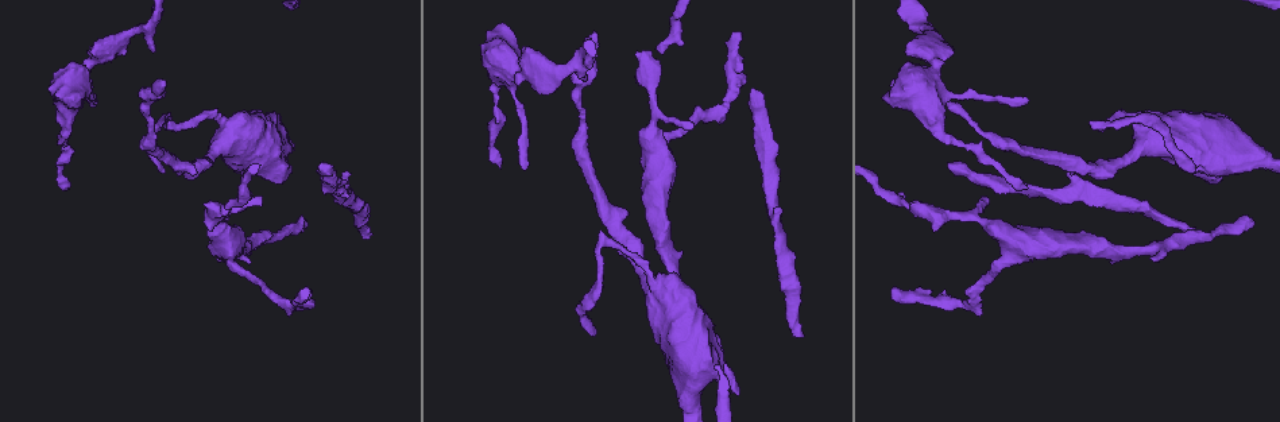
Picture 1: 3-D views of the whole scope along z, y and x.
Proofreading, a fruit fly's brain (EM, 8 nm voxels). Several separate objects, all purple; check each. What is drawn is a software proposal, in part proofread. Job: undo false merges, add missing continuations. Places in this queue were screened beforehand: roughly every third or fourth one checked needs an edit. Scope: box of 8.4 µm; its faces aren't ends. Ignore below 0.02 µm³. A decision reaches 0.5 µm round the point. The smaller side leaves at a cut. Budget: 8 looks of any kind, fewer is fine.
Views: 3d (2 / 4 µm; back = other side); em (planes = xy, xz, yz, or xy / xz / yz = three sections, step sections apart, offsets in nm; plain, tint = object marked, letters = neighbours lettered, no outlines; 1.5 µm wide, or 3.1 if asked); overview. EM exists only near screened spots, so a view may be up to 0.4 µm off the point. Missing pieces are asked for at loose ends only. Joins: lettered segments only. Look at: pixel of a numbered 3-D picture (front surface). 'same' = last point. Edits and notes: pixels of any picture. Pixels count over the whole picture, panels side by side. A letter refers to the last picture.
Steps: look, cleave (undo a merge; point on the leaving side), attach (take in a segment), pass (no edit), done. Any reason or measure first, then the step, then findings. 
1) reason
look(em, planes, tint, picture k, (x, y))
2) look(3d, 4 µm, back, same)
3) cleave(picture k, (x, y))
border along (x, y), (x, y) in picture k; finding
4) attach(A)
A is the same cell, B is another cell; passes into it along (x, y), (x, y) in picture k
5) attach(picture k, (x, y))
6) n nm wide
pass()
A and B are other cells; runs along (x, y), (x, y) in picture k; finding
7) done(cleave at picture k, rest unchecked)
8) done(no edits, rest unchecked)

free end
look(3d, 4 µm, picture 1, (668, 275))

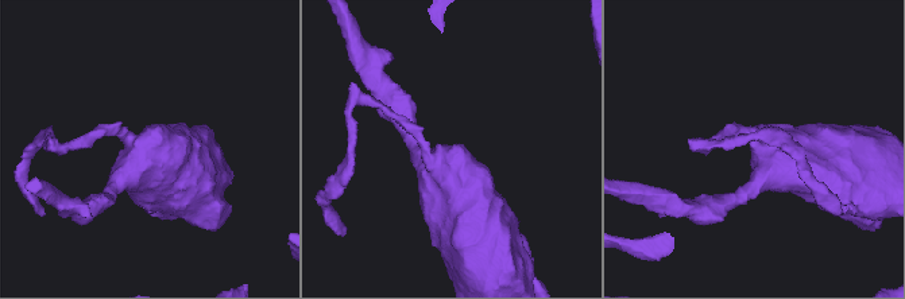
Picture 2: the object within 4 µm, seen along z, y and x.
now the EM
look(em, planes, plain, picture 2, (152, 130))

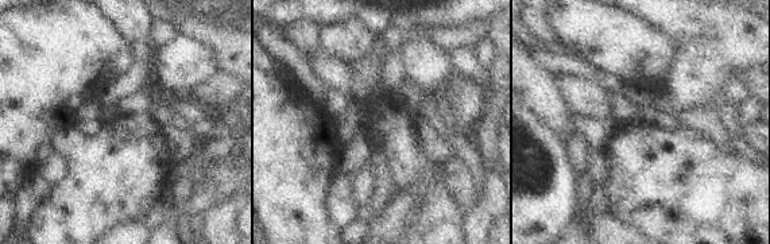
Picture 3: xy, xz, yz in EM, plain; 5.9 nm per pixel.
look(em, planes, letters, same)

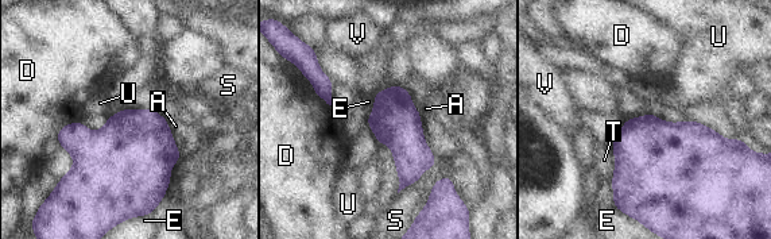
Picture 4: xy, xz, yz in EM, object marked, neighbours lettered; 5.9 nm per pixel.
pass()
A, D, E, S, T, U and V are other cells; border along (651, 111), (627, 119) in picture 4; no lettered segment goes on from it

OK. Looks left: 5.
an open end
look(3d, 4 µm, picture 1, (798, 336))

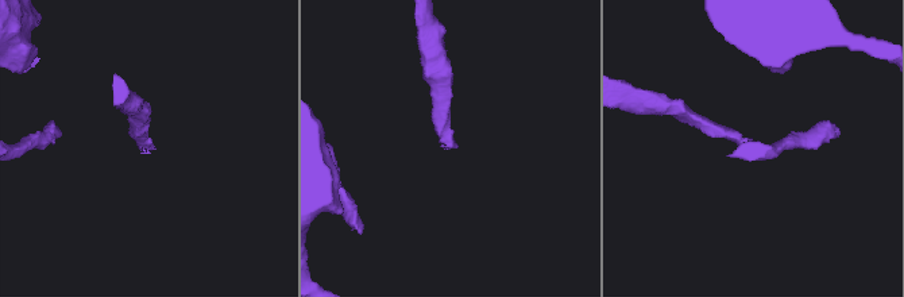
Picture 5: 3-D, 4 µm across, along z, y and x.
look(em, planes, letters, picture 5, (451, 147))

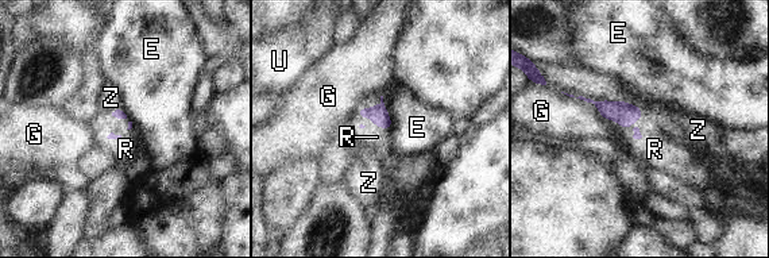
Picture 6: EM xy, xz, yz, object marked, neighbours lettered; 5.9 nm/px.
attach(R)
R is the same cell, E, G, U and Z are other cells; passes into it along (621, 111), (628, 128), (654, 149) in picture 6; it goes on there

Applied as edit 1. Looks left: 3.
long arm stops here
look(em, yz, step 4, tint, picture 1, (594, 31))

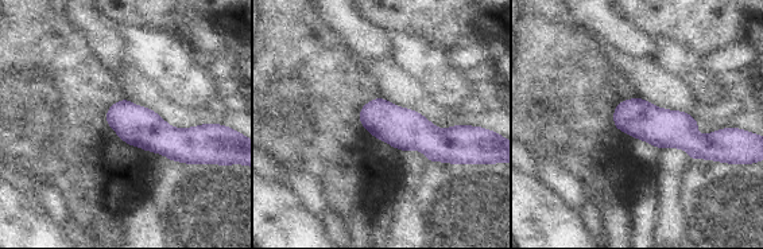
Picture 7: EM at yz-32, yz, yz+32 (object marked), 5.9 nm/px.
look(em, planes, letters, same)

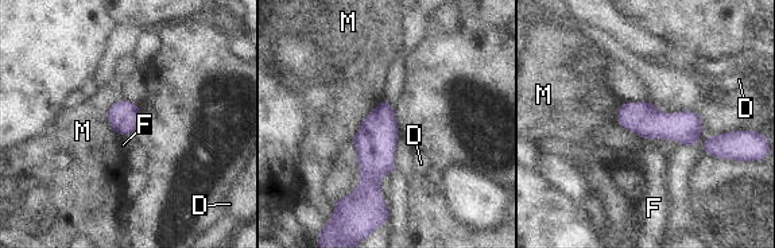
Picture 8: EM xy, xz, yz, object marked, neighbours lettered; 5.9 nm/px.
pass()
D, F and M are other cells; border along (121, 97), (107, 112), (121, 138) in picture 8; none of them fits

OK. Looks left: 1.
done(attach at picture 6, rest unchecked)

